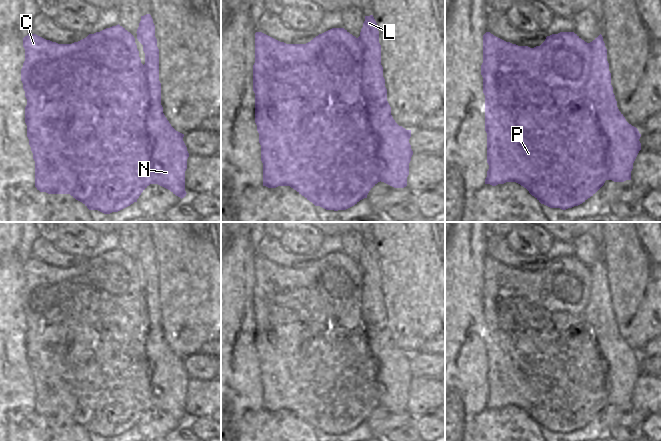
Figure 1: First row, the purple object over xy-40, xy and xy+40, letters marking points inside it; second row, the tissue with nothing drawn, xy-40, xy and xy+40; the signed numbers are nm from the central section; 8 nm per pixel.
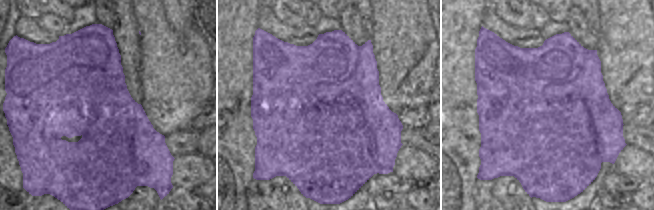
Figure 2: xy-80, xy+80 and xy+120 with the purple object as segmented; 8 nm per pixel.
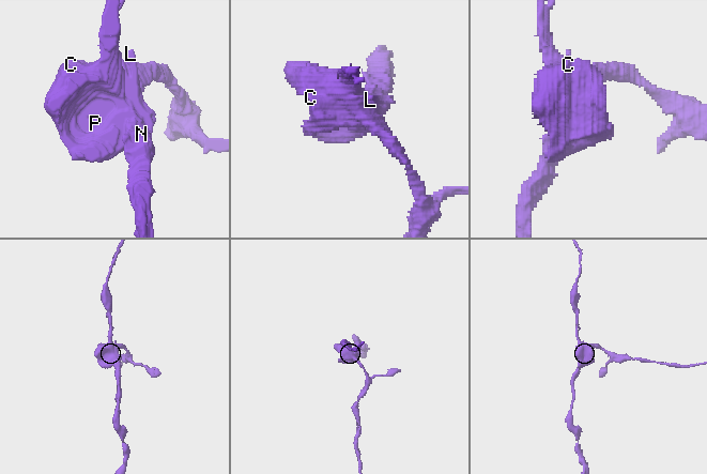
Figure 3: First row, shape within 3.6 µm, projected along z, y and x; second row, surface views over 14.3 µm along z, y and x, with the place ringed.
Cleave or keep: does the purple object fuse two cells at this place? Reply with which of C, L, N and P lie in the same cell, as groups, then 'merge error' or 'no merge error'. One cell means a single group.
groups C L P / N; merge error

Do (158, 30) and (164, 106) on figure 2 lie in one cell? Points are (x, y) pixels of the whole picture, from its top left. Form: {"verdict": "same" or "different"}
{"verdict": "same"}

